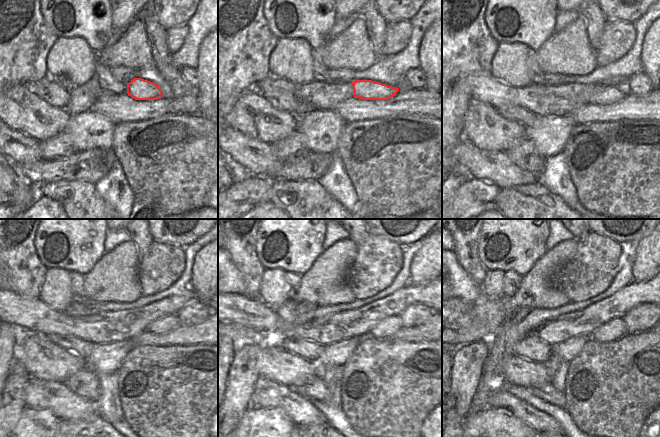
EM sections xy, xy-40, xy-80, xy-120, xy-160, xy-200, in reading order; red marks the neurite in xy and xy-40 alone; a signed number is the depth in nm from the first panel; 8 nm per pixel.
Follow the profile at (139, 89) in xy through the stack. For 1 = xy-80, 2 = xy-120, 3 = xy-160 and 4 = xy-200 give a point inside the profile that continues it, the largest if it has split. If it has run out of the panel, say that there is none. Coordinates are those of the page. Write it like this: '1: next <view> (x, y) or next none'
1: next xy-80 (603, 94)
2: next xy-120 (168, 323)
3: next xy-160 (387, 328)
4: next xy-200 (614, 329)

